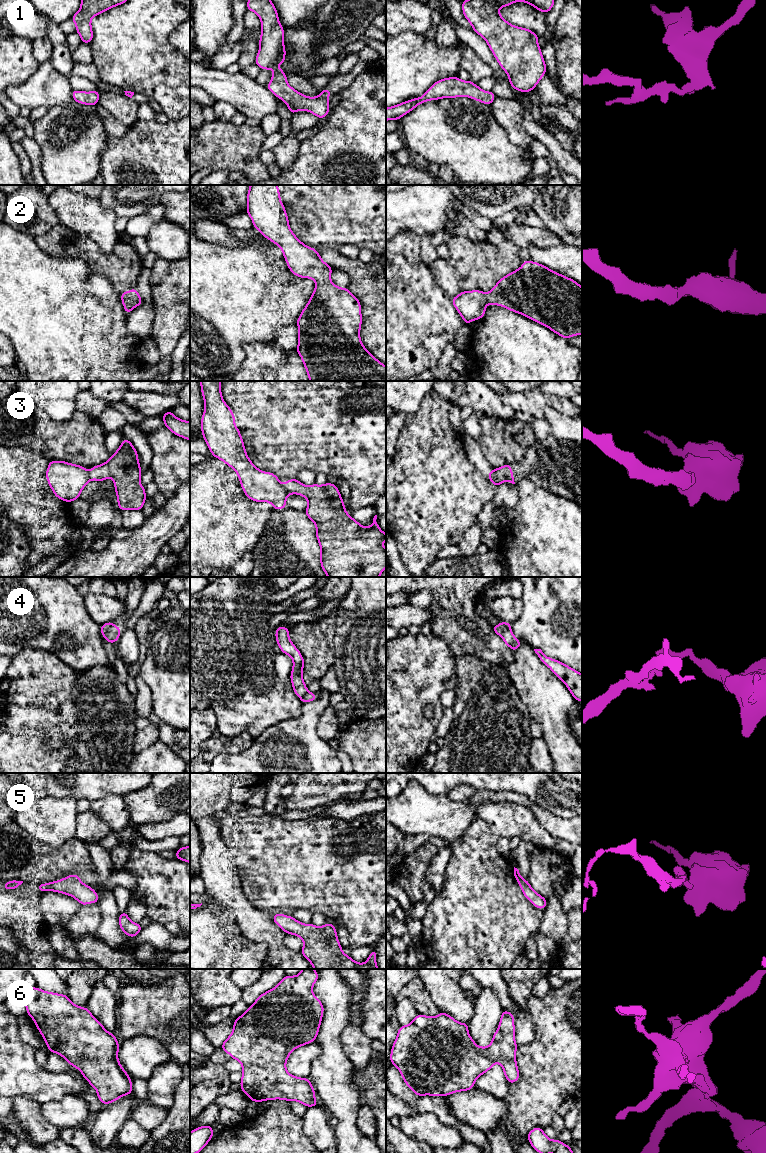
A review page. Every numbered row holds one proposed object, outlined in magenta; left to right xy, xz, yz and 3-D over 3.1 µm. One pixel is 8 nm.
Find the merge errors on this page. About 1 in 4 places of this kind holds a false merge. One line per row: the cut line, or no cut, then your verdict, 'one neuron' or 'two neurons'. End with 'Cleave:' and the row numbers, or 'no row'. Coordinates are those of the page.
1: no cut | one neuron
2: no cut | one neuron
3: xz (281, 484), (289, 493) | two neurons
4: xy (113, 624), (104, 637) | two neurons
5: no cut | one neuron
6: no cut | one neuron
Cleave: 3, 4

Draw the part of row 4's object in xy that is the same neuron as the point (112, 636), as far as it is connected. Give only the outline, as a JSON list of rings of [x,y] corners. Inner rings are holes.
[[[112,625],[108,631],[108,633],[106,634],[106,636],[104,637],[109,643],[113,644],[114,642],[118,641],[119,639],[119,635],[121,634],[121,629],[116,626],[116,625]]]

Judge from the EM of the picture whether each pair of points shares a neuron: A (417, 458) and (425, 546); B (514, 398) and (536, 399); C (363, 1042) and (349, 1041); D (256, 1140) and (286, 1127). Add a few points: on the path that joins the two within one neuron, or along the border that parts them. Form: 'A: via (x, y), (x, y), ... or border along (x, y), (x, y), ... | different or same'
A: via (424, 480), (424, 524) | same
B: via (519, 399), (531, 399) | same
C: via (360, 1042), (352, 1041) | same
D: via (263, 1140), (273, 1140), (279, 1134) | same

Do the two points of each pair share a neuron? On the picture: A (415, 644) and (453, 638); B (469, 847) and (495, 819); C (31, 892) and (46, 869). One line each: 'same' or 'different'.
A: different
B: different
C: different

